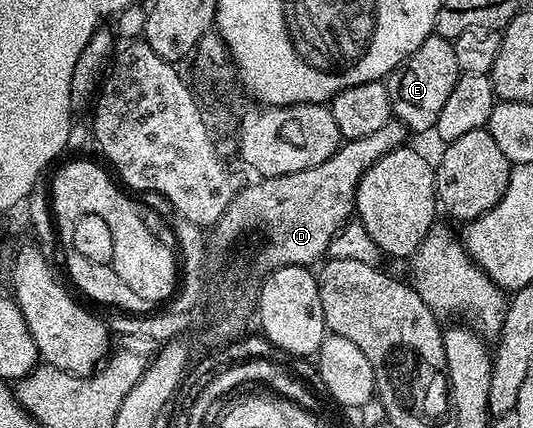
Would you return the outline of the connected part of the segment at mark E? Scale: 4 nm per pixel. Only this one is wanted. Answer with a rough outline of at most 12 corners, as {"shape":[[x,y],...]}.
{"shape":[[433,33],[386,79],[395,121],[433,129],[461,73]]}

